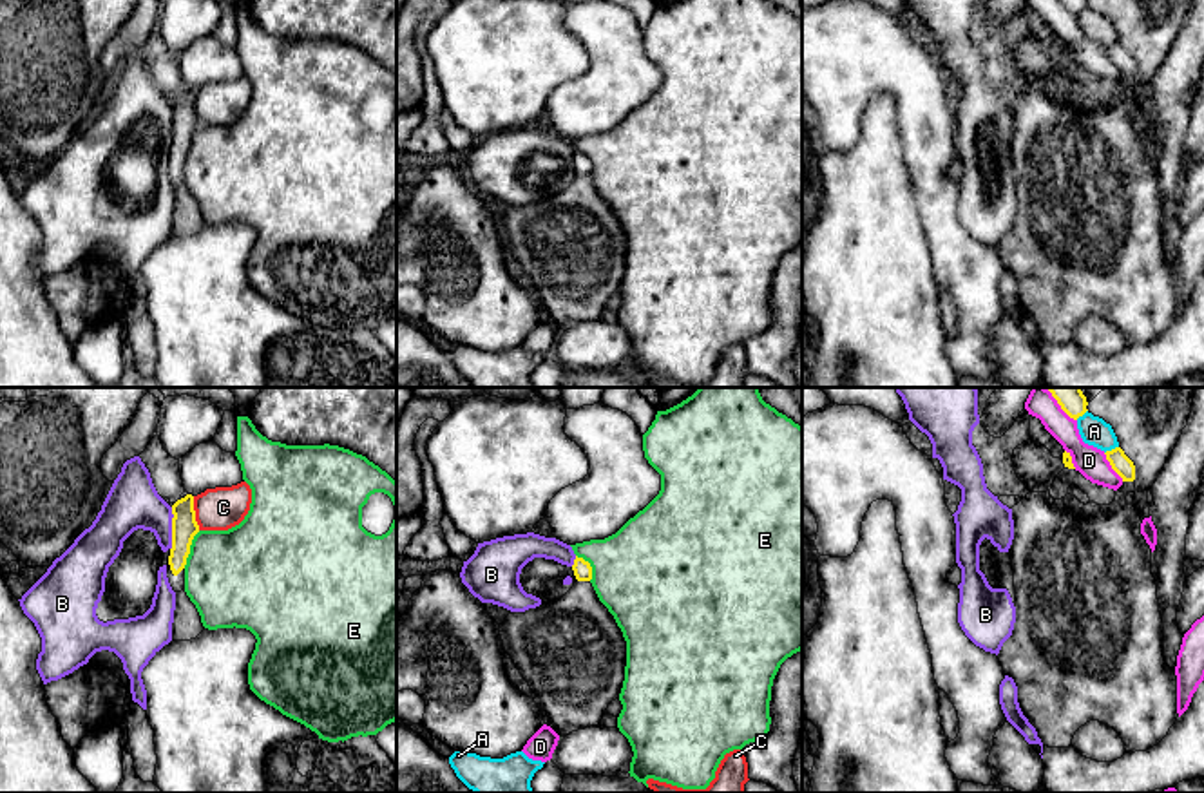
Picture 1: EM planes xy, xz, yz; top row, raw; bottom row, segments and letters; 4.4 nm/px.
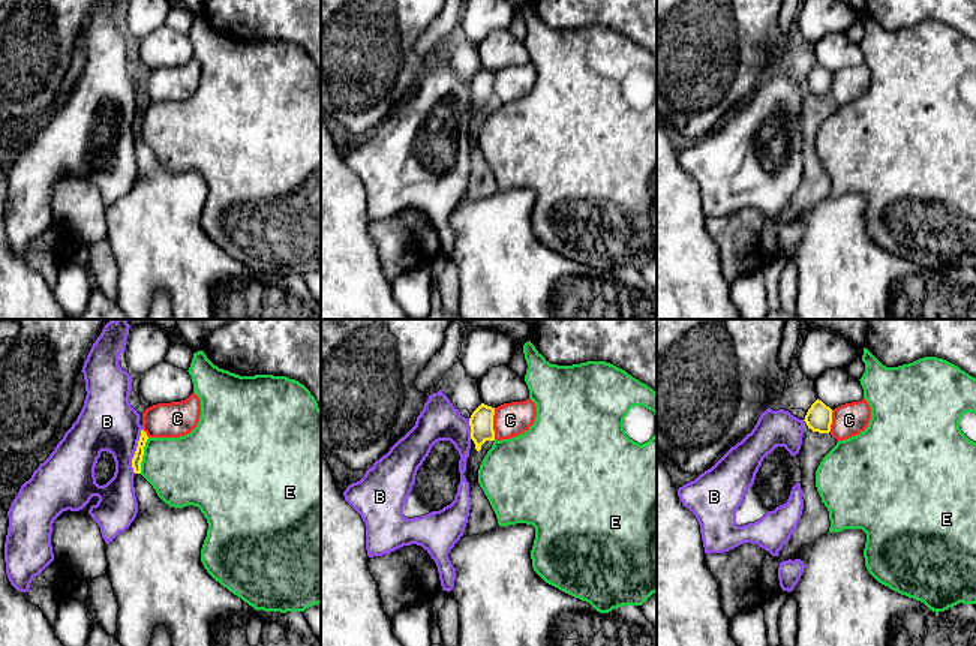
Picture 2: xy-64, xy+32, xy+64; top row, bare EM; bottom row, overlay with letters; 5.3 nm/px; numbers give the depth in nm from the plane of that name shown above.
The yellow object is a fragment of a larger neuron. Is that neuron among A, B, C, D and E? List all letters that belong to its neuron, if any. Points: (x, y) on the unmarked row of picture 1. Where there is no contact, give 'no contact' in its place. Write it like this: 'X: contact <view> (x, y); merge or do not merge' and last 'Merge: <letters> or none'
A: contact yz (1112, 44); do not merge
B: contact xy (172, 124); do not merge
C: contact xy (194, 107); do not merge
D: contact yz (1112, 62); do not merge
E: contact xy (189, 143); do not merge
Merge: none

